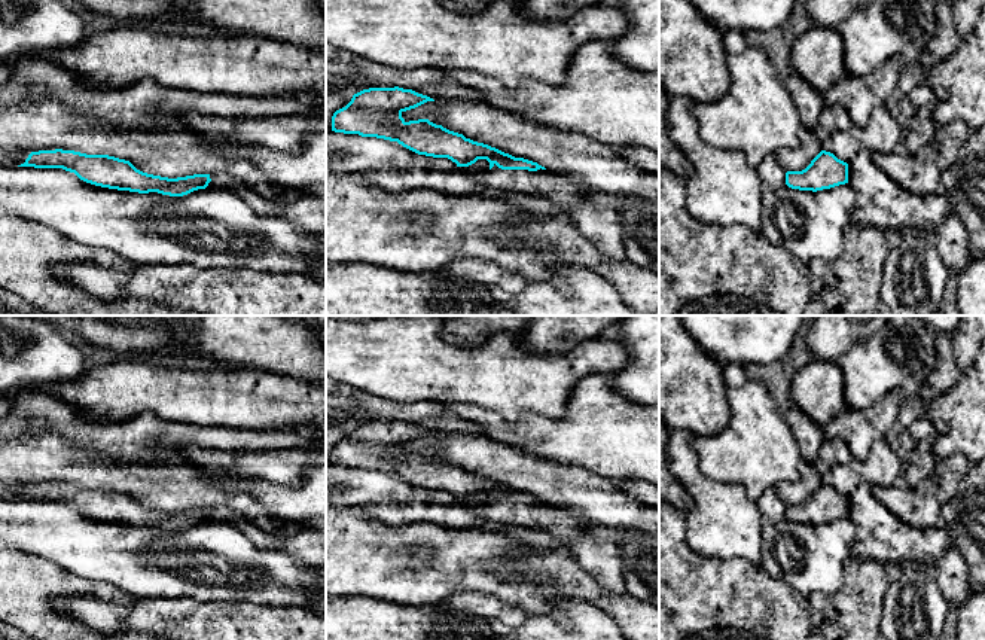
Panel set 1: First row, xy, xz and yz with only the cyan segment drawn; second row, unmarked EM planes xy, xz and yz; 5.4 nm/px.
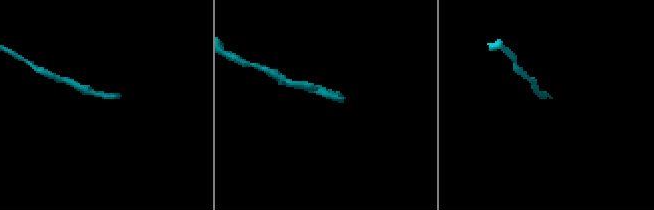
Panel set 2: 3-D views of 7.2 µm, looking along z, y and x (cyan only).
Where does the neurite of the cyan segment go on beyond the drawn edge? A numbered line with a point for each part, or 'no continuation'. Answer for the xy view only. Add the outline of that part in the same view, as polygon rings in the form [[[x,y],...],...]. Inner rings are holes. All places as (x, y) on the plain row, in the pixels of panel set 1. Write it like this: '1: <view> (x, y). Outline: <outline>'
no continuation

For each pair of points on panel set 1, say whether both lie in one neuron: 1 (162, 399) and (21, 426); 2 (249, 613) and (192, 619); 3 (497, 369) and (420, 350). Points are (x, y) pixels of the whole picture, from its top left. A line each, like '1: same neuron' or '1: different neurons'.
1: different neurons
2: same neuron
3: same neuron

